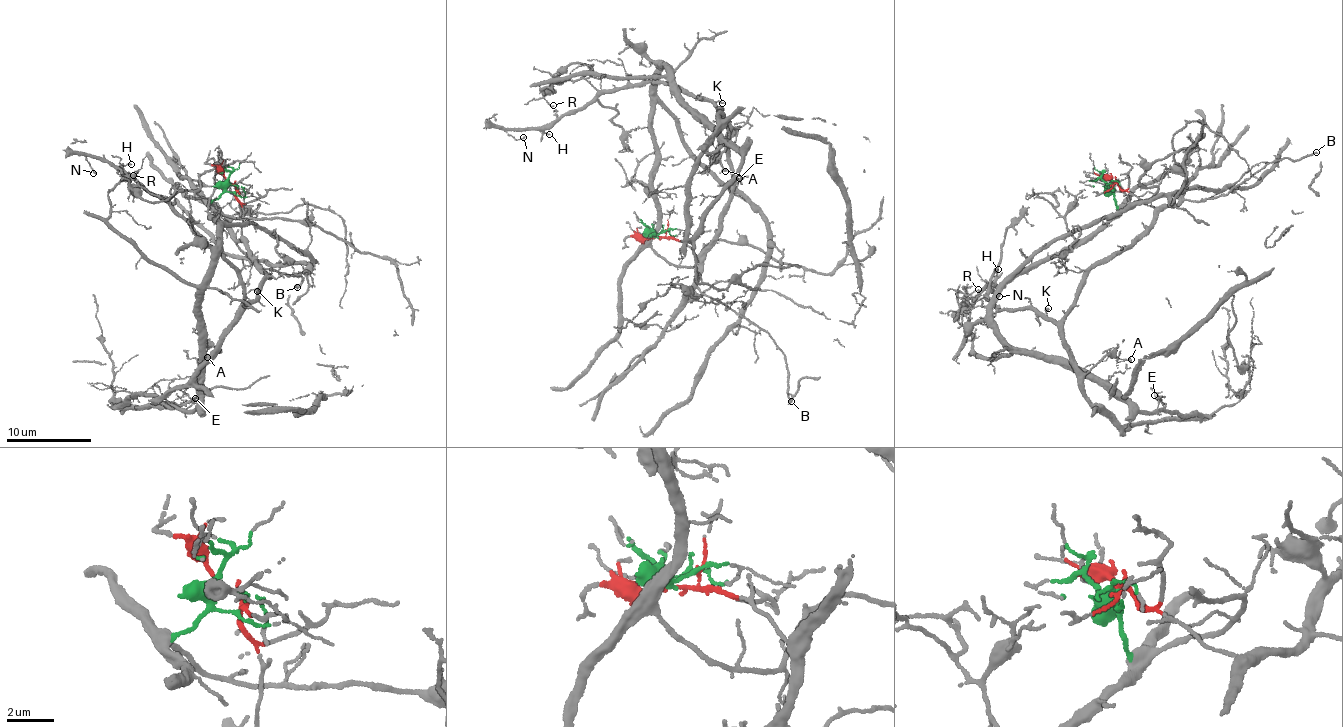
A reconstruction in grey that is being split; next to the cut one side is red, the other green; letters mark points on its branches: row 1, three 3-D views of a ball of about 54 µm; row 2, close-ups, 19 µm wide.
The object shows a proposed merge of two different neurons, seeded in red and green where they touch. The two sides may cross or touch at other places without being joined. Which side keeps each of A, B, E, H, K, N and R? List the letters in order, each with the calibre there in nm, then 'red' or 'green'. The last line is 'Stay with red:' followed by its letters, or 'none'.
A: 160 nm thick; red
B: 160 nm thick; red
E: 110 nm thick; green
H: 110 nm thick; red
K: 120 nm thick; red
N: 110 nm thick; red
R: 110 nm thick; green
Stay with red: A, B, H, K, N

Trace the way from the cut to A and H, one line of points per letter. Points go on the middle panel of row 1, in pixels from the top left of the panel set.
A: (656, 237), (698, 255), (713, 241), (733, 176), (723, 111), (728, 135), (719, 165), (726, 171)
H: (656, 237), (698, 255), (713, 241), (733, 176), (718, 107), (653, 81), (598, 94), (545, 127), (550, 134)

